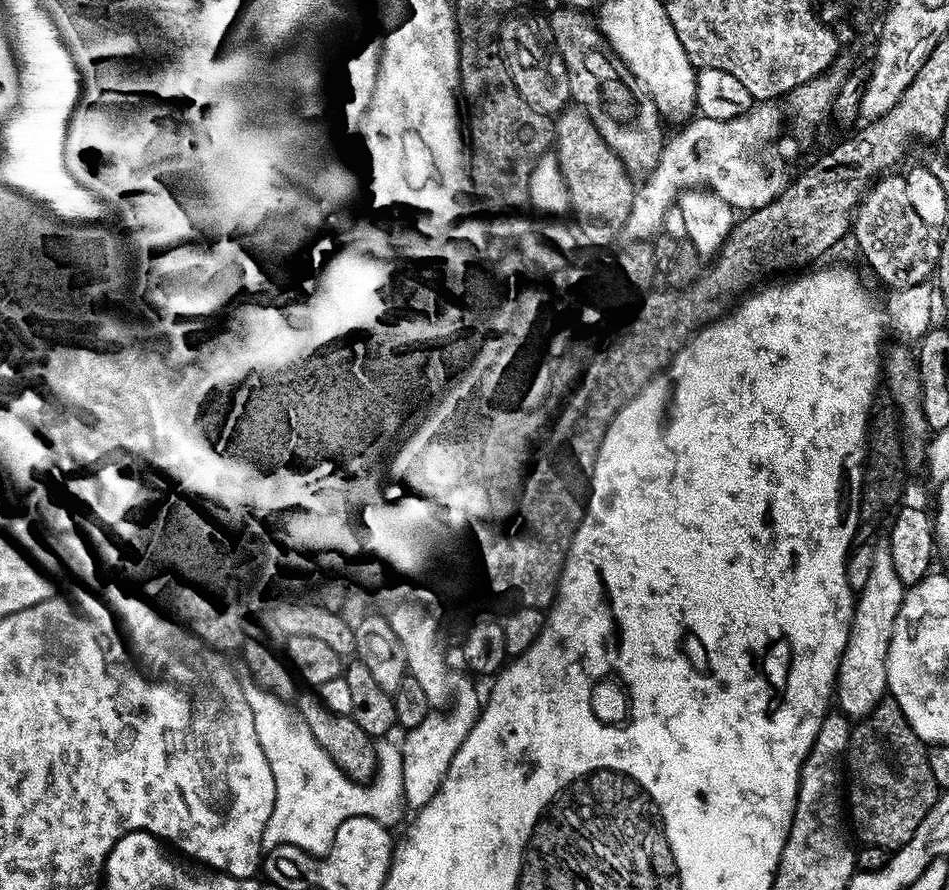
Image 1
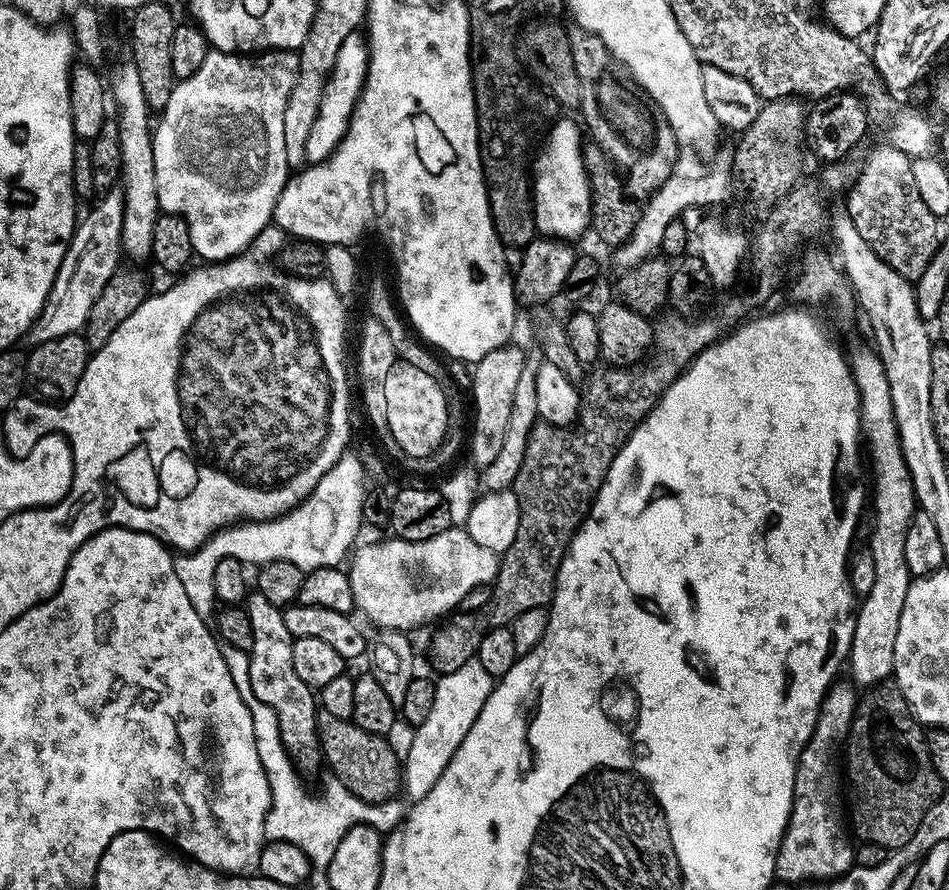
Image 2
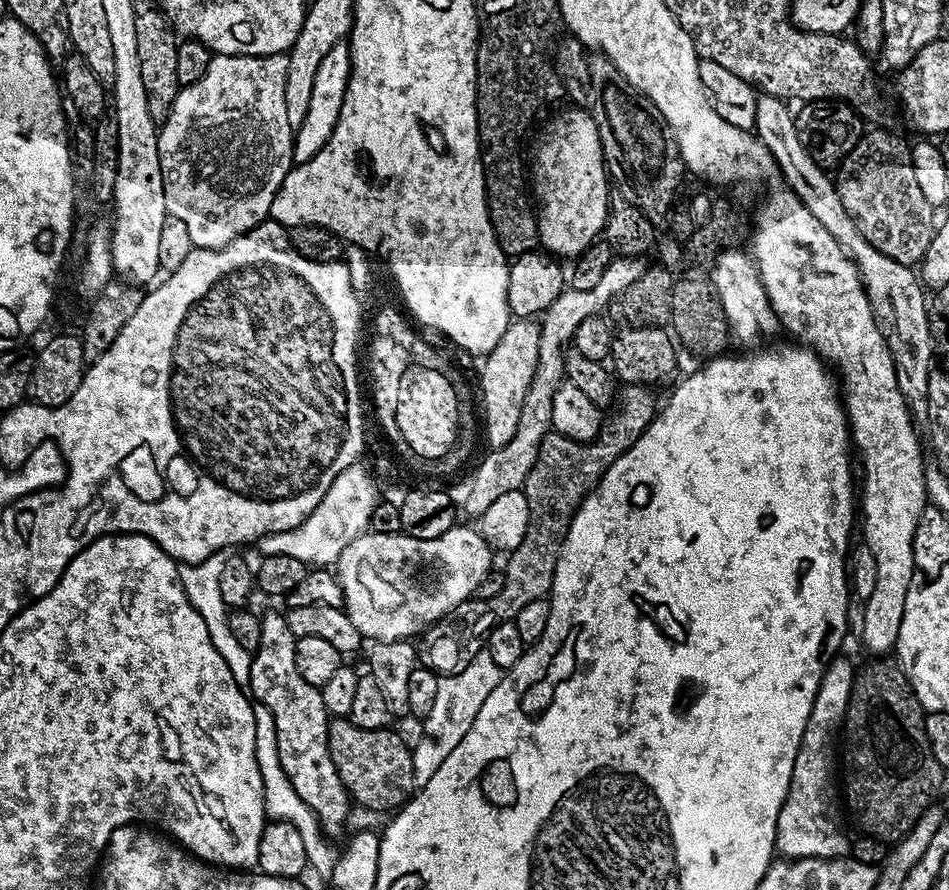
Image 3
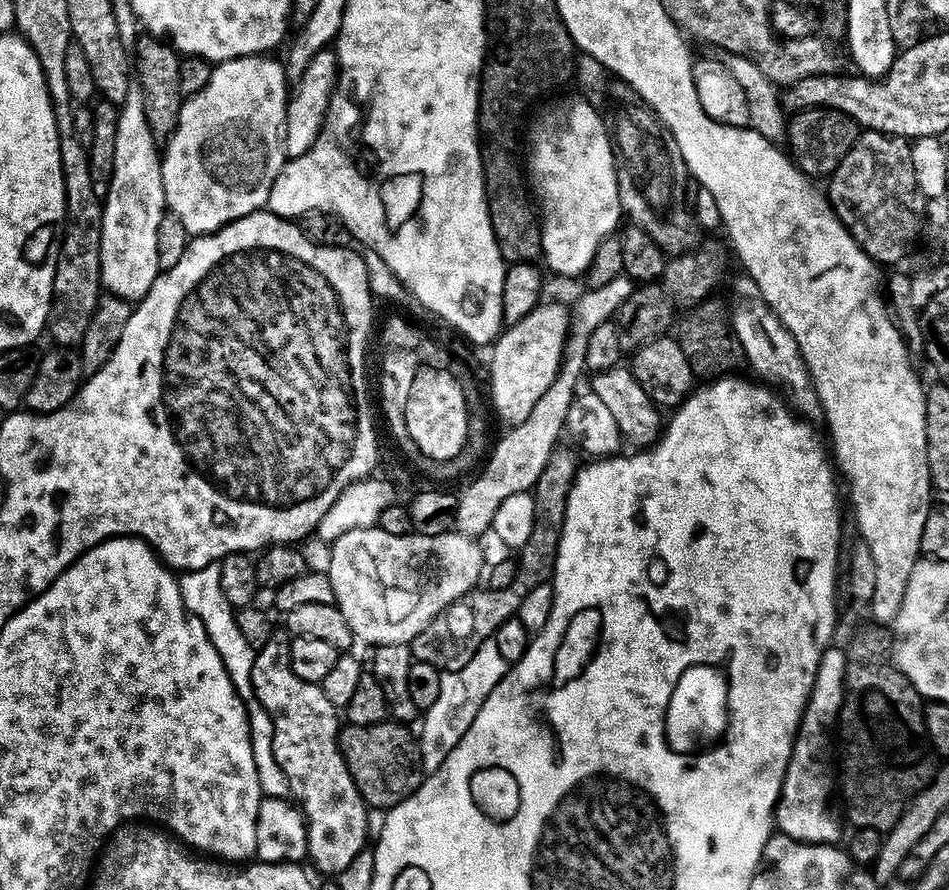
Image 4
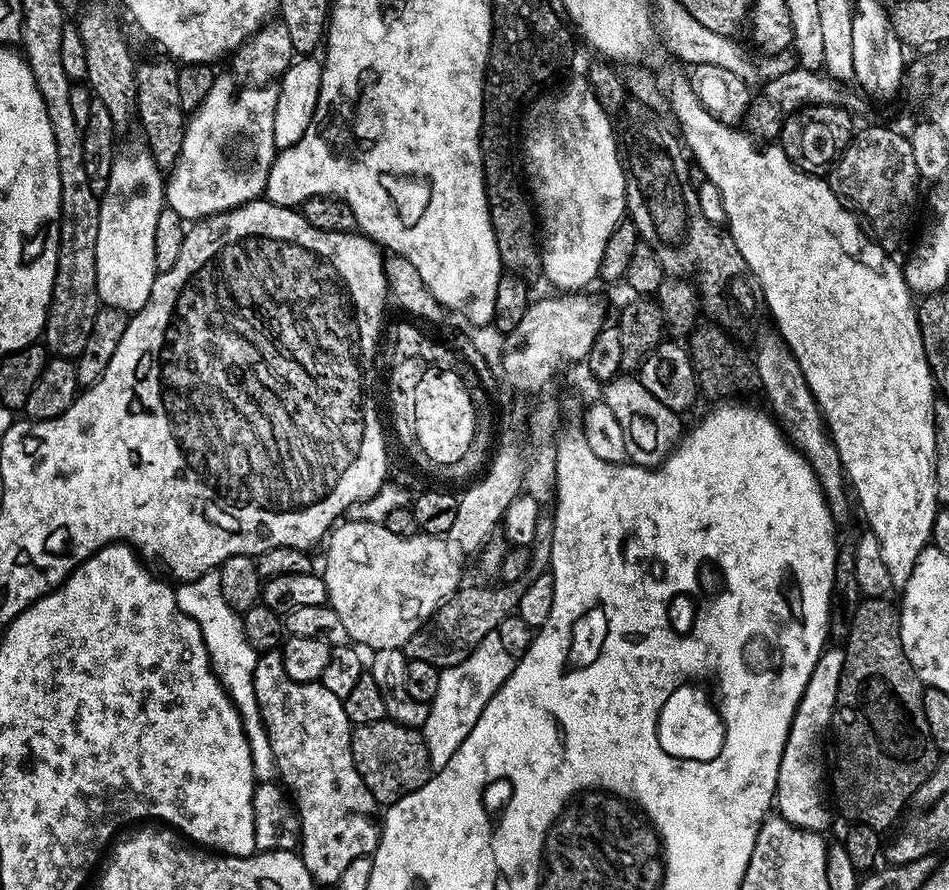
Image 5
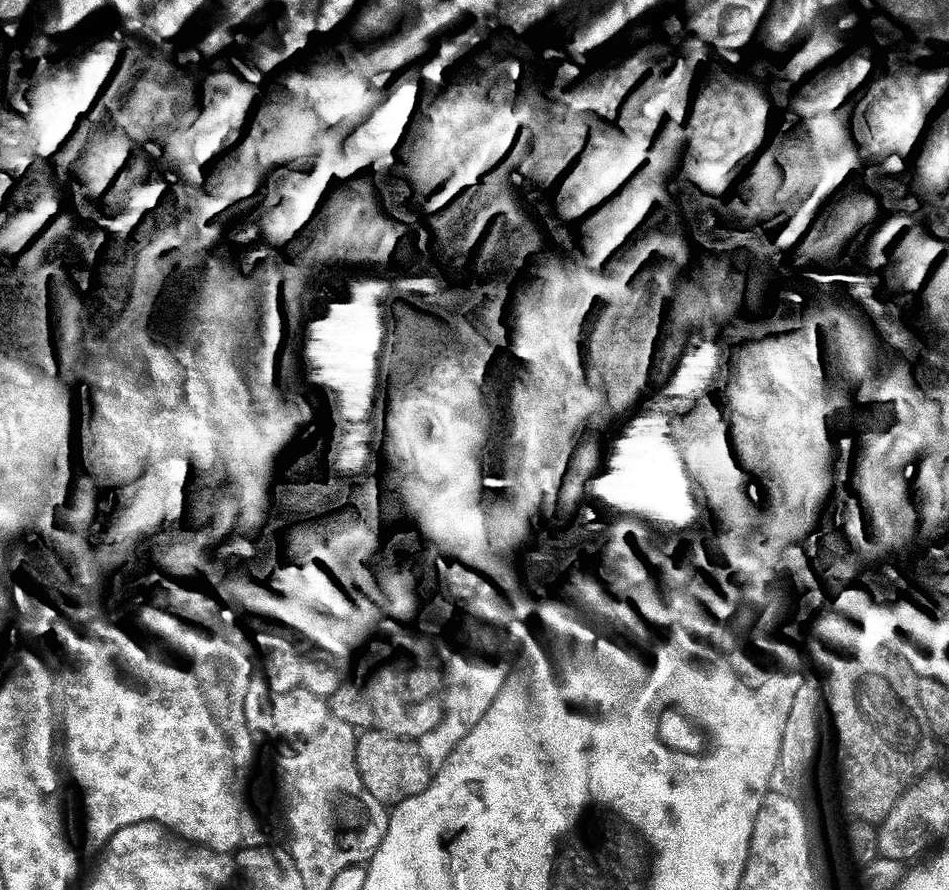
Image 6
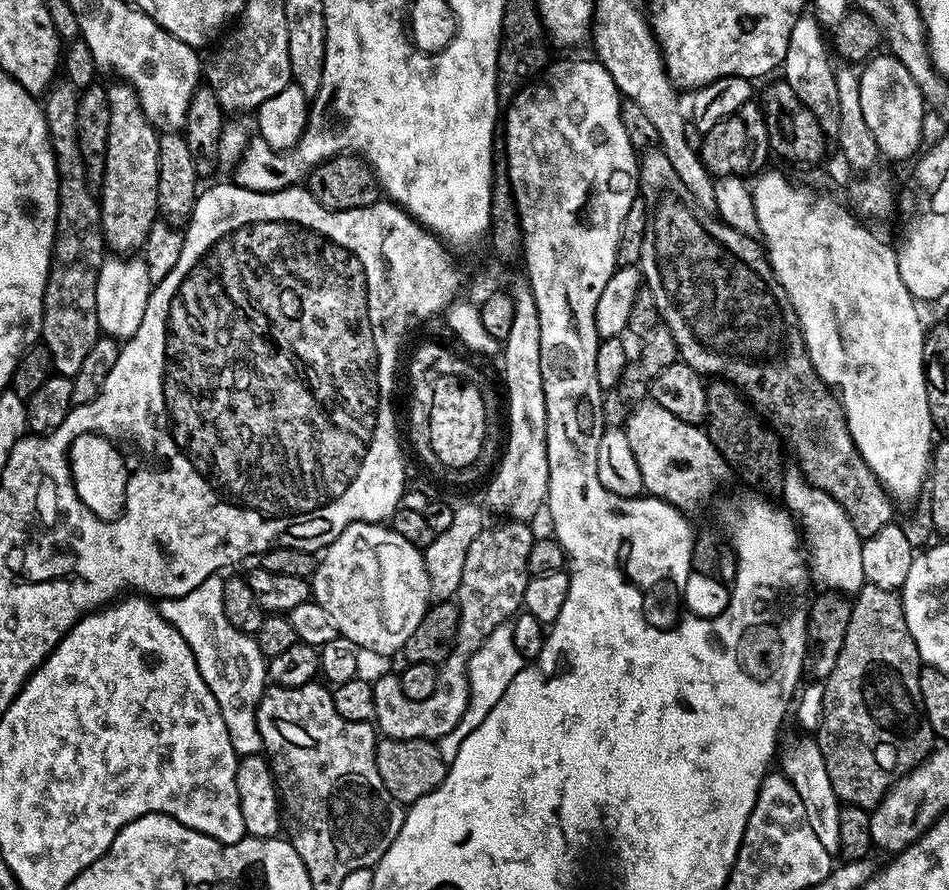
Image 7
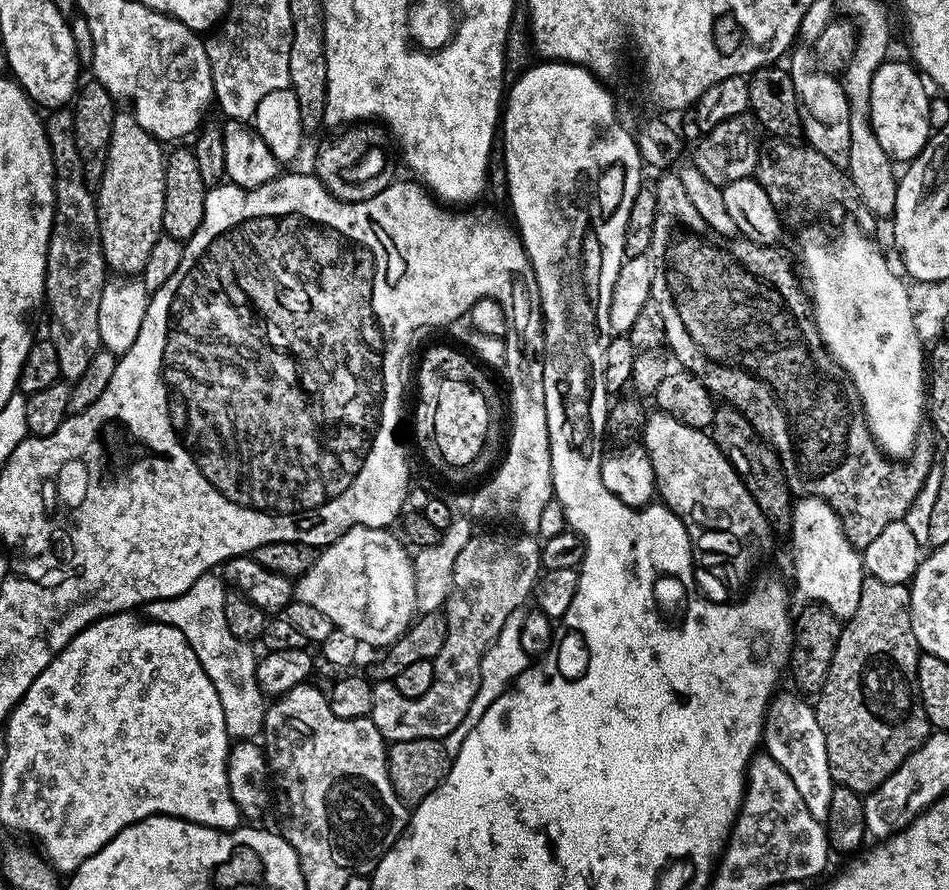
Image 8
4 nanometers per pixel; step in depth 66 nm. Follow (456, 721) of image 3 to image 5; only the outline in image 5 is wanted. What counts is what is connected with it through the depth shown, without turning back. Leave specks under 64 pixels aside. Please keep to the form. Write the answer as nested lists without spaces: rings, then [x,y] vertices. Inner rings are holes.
[[[496,630],[486,634],[475,650],[456,667],[443,668],[440,671],[438,694],[428,709],[428,717],[422,725],[428,760],[433,769],[439,770],[450,762],[450,758],[462,746],[466,734],[478,722],[486,702],[494,698],[497,689],[504,685],[505,679],[515,668],[516,658],[503,649],[502,638]]]

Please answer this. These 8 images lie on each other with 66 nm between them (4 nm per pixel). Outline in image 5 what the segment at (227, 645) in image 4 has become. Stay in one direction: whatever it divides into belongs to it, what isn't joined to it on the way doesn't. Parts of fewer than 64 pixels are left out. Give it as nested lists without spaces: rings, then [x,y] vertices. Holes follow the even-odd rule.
[[[213,570],[193,580],[183,581],[175,589],[175,594],[180,609],[190,618],[194,618],[194,622],[198,622],[212,670],[219,678],[220,685],[228,692],[233,706],[238,710],[250,746],[252,769],[257,781],[271,781],[277,775],[276,763],[270,750],[270,738],[264,729],[264,719],[260,716],[258,698],[254,690],[254,666],[258,652],[246,638],[243,619],[238,618],[238,613],[230,606],[226,606],[226,598],[222,598],[219,571]]]

